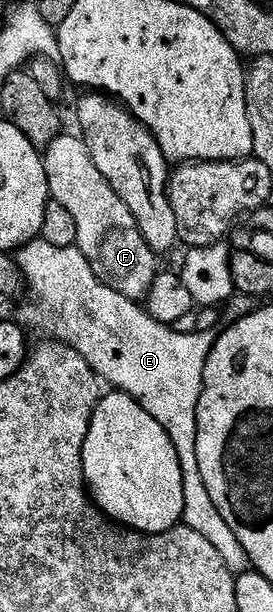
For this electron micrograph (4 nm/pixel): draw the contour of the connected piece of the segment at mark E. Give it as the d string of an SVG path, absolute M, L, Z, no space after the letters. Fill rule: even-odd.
M39 237L20 248L16 260L26 279L28 293L35 299L35 303L23 309L23 317L43 327L51 340L76 349L103 384L133 397L164 425L168 437L172 437L172 445L176 445L184 473L182 523L205 537L233 575L243 575L250 567L248 553L244 553L244 545L240 545L236 533L228 529L228 521L220 517L220 509L216 509L208 485L200 477L200 461L196 461L198 402L215 332L198 330L198 315L194 313L180 317L172 325L156 321L141 302L101 283L96 273L92 273L88 257L84 257L77 245L56 249L56 245L48 245L48 241Z

